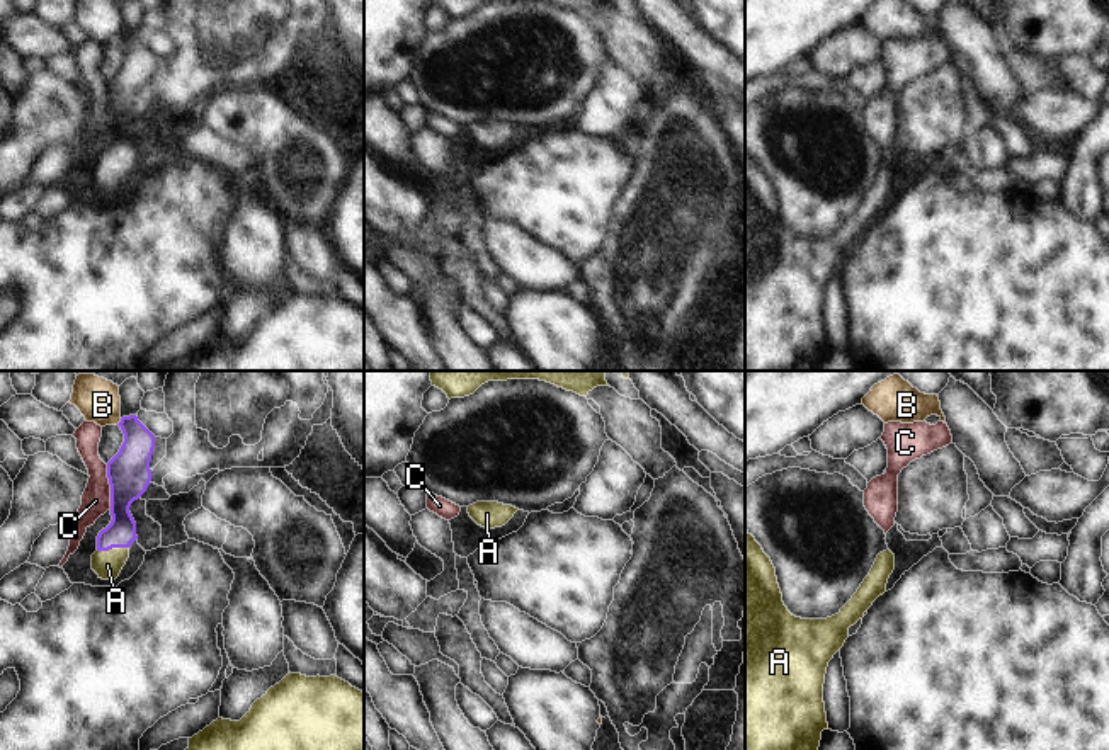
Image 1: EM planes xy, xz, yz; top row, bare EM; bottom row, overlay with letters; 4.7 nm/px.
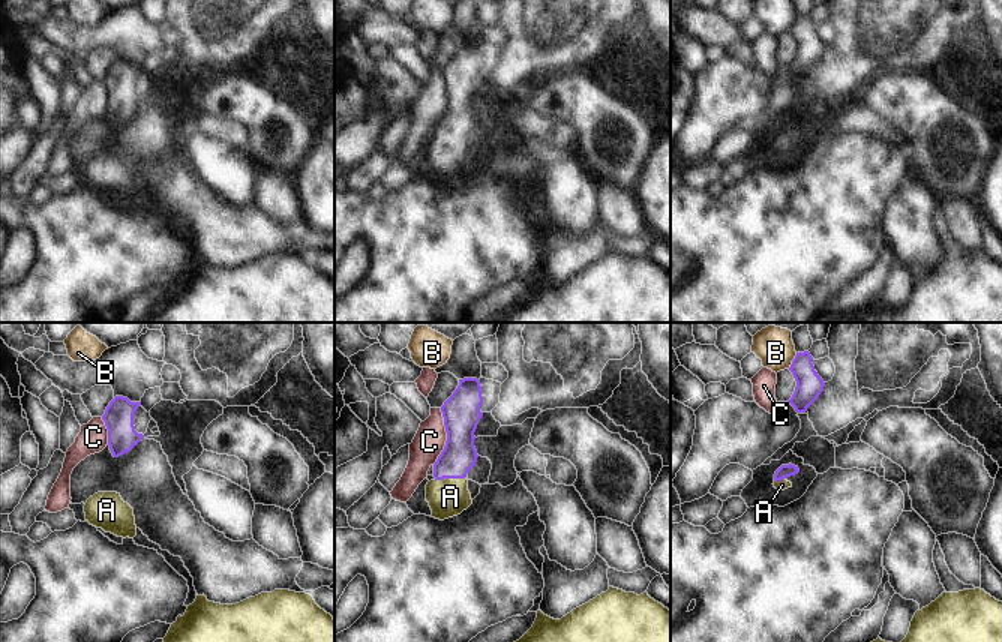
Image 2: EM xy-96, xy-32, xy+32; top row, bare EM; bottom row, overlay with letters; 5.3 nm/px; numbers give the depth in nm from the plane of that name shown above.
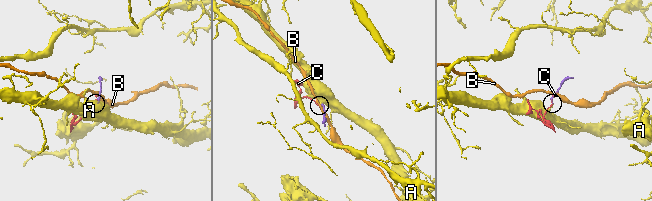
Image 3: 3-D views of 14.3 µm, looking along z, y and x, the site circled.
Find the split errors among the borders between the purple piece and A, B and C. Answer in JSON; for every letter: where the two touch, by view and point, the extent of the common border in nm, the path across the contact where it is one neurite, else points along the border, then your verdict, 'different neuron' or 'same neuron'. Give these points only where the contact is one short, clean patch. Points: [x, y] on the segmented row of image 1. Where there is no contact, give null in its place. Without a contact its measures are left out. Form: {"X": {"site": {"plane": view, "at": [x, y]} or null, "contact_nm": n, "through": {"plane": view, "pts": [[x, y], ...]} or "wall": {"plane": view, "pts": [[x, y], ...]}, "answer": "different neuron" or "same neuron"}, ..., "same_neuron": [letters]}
{"A": {"site": {"plane": "xy", "at": [113, 546]}, "contact_nm": 150, "through": {"plane": "xy", "pts": [[121, 531], [113, 546], [108, 565]]}, "answer": "same neuron"}, "B": {"site": {"plane": "xy", "at": [119, 422]}, "contact_nm": 40, "wall": {"plane": "xy", "pts": [[121, 419], [116, 424]]}, "answer": "different neuron"}, "C": {"site": {"plane": "xy", "at": [111, 487]}, "contact_nm": 220, "wall": {"plane": "xy", "pts": [[106, 465], [111, 509]]}, "answer": "different neuron"}, "same_neuron": ["A"]}

